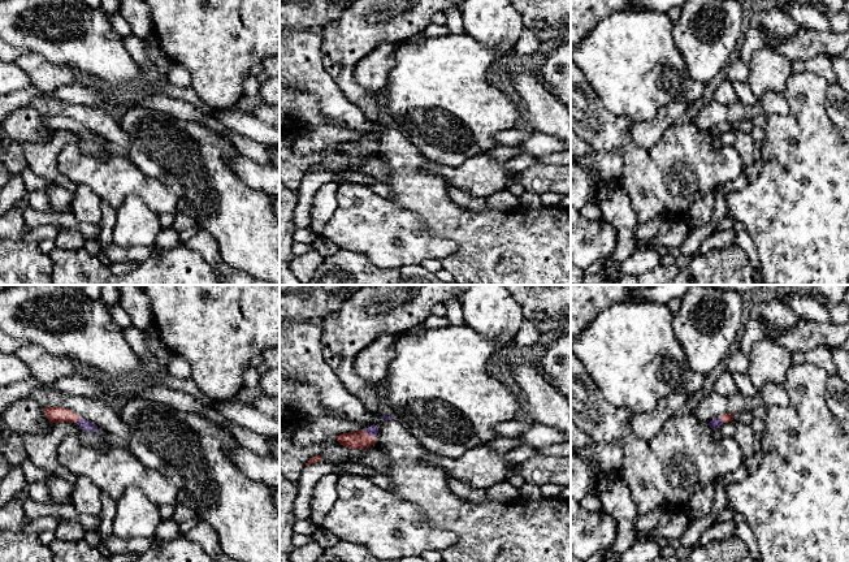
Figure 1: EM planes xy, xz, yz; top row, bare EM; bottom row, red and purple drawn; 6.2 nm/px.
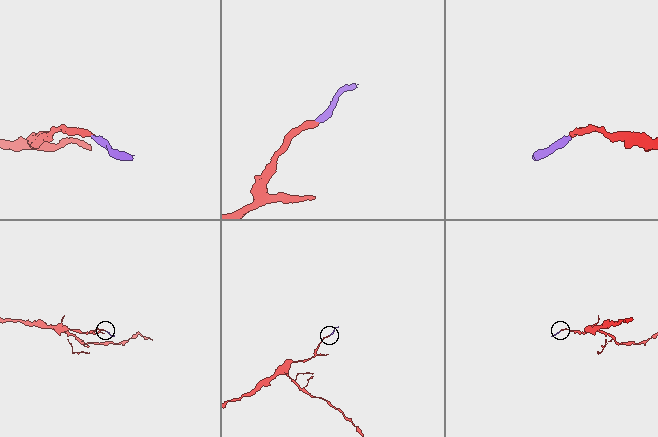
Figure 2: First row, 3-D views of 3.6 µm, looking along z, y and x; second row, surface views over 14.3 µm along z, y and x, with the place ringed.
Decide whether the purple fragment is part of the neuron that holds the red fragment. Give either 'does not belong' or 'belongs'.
belongs

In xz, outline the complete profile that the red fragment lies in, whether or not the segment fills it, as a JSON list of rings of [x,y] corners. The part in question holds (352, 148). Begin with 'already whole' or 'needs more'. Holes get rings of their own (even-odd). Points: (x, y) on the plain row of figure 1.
needs more; [[[371,134],[365,139],[348,140],[337,144],[337,150],[348,157],[368,157],[376,152],[376,144],[378,142],[377,134]]]

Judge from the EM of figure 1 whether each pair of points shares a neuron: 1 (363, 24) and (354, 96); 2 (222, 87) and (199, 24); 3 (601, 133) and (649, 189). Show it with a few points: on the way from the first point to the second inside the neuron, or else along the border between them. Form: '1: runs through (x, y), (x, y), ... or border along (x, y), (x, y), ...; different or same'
1: runs through (347, 42), (347, 78); same
2: runs through (219, 72), (219, 43), (215, 39); same
3: runs through (618, 138), (646, 172); same

